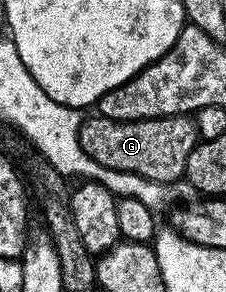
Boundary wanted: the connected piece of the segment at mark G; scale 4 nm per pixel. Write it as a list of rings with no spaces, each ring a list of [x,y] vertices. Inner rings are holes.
[[[90,115],[80,130],[81,148],[99,165],[140,175],[150,182],[174,184],[184,176],[186,158],[198,143],[196,121],[191,115],[163,116],[153,120],[115,120]]]

